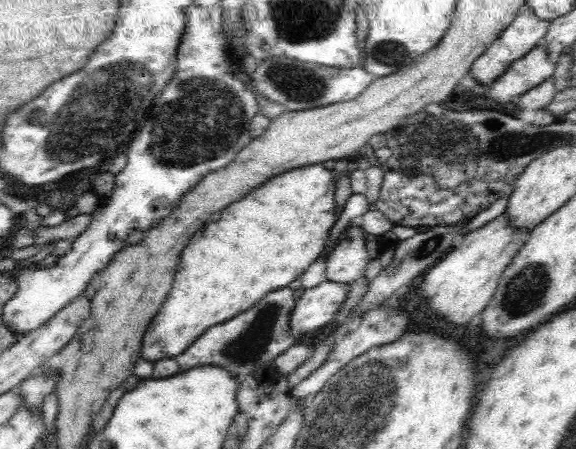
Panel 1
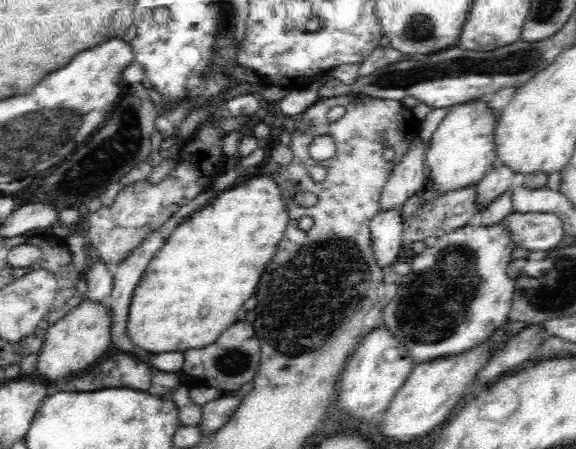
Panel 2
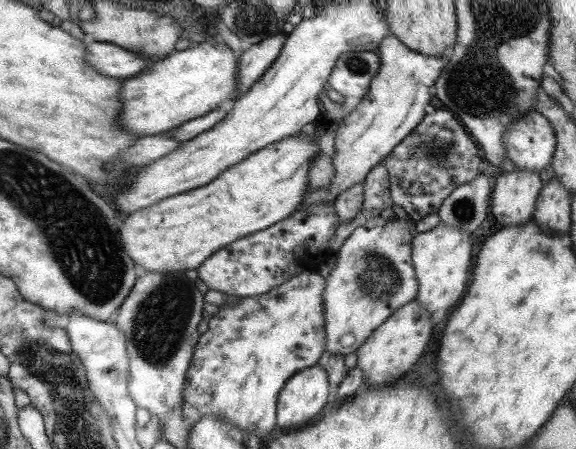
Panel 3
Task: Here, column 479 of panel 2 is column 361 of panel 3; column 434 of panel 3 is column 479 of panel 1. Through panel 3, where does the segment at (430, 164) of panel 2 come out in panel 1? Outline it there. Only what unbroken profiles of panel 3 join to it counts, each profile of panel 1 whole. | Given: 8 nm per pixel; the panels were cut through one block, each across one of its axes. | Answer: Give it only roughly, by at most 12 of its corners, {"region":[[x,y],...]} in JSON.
{"region":[[522,5],[516,19],[472,63],[492,86],[546,36],[550,21]]}

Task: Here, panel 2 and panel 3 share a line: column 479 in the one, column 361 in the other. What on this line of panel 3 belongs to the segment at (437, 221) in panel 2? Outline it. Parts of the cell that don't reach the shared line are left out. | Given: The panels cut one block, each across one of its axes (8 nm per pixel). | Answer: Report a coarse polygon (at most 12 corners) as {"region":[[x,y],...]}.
{"region":[[382,158],[364,179],[366,220],[392,208],[390,180]]}

